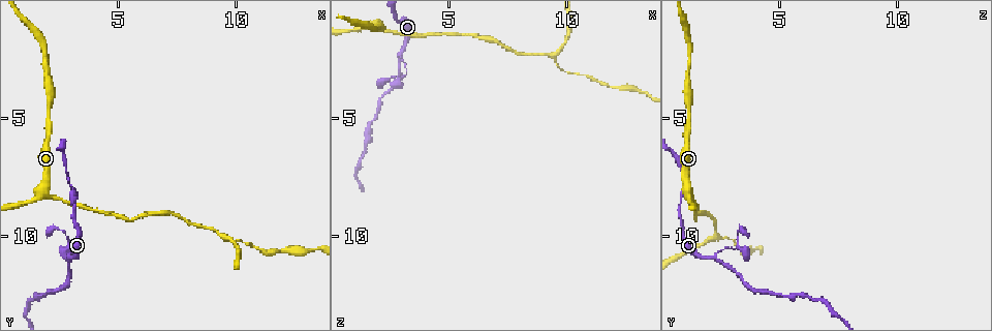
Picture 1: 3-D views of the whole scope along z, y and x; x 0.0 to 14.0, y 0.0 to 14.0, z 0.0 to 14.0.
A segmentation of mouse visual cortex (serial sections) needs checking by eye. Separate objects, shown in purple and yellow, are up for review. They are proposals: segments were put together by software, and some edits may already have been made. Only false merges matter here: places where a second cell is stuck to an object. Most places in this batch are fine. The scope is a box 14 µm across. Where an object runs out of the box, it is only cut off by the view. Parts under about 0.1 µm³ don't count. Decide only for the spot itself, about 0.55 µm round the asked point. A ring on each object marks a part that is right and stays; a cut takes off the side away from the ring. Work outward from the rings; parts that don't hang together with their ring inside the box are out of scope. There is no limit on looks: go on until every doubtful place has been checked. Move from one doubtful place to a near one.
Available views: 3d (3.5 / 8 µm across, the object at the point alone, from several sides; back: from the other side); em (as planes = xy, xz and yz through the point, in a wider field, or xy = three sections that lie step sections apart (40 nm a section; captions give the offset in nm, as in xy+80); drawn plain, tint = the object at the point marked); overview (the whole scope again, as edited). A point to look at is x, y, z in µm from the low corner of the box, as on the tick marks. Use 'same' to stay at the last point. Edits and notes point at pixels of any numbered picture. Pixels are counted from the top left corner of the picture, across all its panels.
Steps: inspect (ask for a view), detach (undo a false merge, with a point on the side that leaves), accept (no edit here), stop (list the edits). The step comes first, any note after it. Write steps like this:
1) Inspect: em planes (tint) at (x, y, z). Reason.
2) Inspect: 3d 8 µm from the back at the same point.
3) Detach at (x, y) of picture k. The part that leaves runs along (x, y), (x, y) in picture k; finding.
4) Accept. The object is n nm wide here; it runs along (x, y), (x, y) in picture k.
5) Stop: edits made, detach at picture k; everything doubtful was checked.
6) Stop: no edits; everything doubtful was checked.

Inspect: 3d 3.5 µm at (1.8, 8.2, 1.2). Sharp bend.

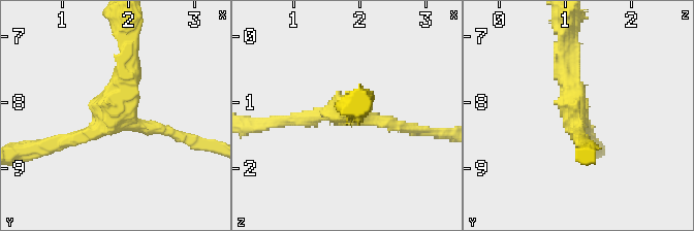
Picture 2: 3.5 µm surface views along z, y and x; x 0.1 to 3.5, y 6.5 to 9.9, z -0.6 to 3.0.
Inspect: em planes (plain) at (1.85, 8.10, 1.15). Now the EM.

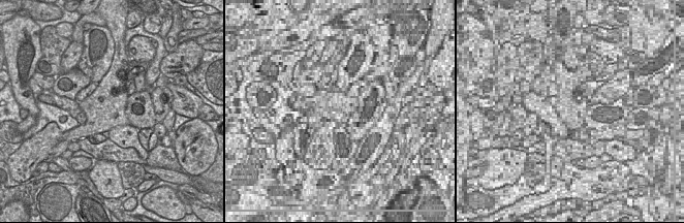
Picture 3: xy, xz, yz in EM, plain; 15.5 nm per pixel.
Inspect: em planes (tint) at the same point.

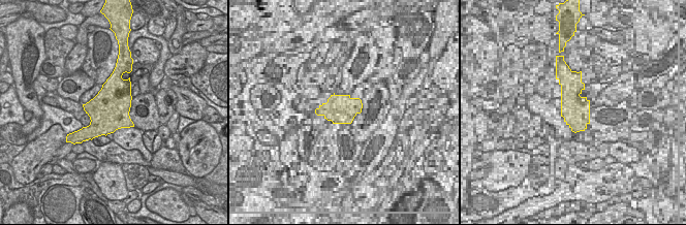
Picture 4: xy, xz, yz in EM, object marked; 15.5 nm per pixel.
Accept. The object is 650 nm wide here; it runs along (128, 44), (119, 110), (179, 136) in picture 2; all the same cell.

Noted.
Inspect: 3d 3.5 µm at (3.0, 11.0, 2.3). A narrow waist.

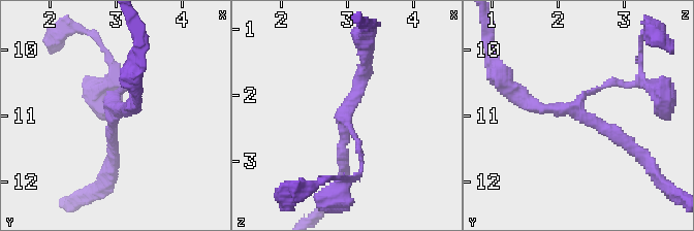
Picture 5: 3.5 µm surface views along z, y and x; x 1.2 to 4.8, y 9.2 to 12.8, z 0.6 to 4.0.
Inspect: em xy step 3 (tint) at (3.00, 10.95, 2.30). 3 arms meet here; the arms are 100, 150, 200 nm wide; need the tissue.

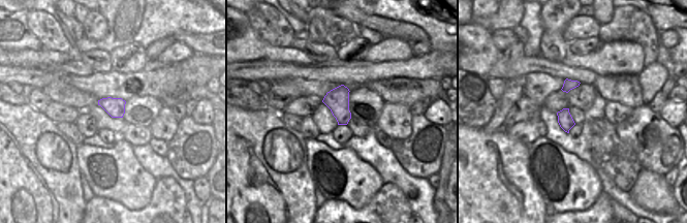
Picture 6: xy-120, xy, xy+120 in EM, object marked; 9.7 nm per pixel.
Accept. It runs along (517, 94), (631, 144) in picture 5; one cell here.

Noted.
Inspect: 3d 3.5 µm at (3.2, 10.5, 2.9). A narrow waist.

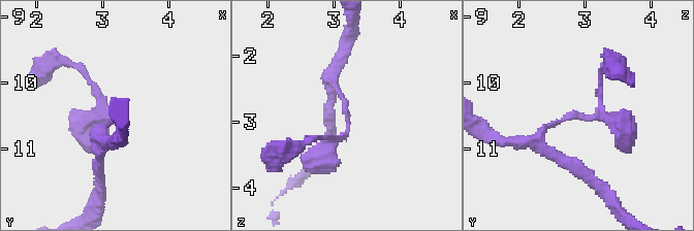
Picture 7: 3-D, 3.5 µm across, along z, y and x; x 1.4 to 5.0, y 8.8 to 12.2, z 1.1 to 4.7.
Inspect: em xy step 1 (plain) at (3.15, 10.55, 2.90).

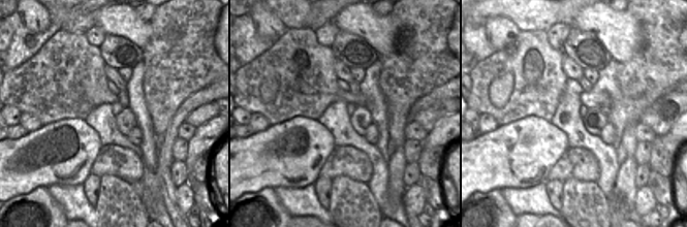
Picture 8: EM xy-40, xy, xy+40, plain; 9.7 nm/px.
Inspect: em xy step 1 (tint) at the same point.

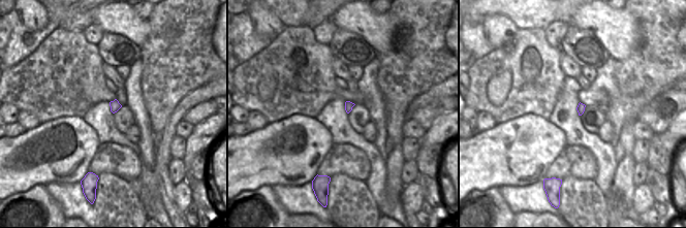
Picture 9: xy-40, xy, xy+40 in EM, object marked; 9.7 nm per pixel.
Accept. The object is 80 nm wide here; it runs along (528, 142), (548, 124), (602, 111), (626, 133) in picture 7; all the same cell.

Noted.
Inspect: 3d 3.5 µm at (9.5, 10.1, 2.3). Arms part here.

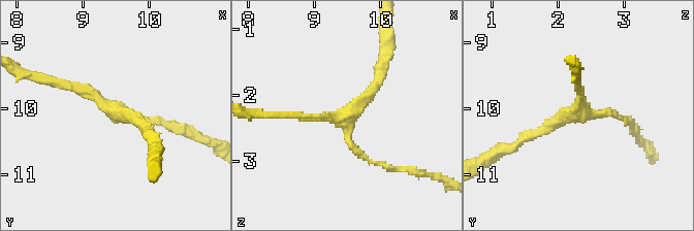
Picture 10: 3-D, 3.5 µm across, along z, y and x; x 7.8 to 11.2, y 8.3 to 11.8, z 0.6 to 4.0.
Inspect: em xy step 3 (tint) at (9.50, 10.05, 2.35). 3 arms meet here; the arms are 100, 150, 200 nm wide; shape alone is not enough.

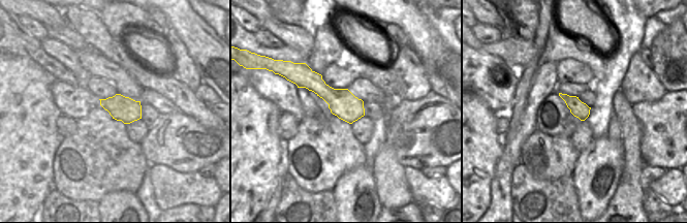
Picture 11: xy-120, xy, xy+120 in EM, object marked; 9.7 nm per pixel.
Accept. It runs along (303, 75), (347, 107), (362, 113) in picture 11; continuous, no second cell.

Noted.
Stop: no edits; everything doubtful was checked.

